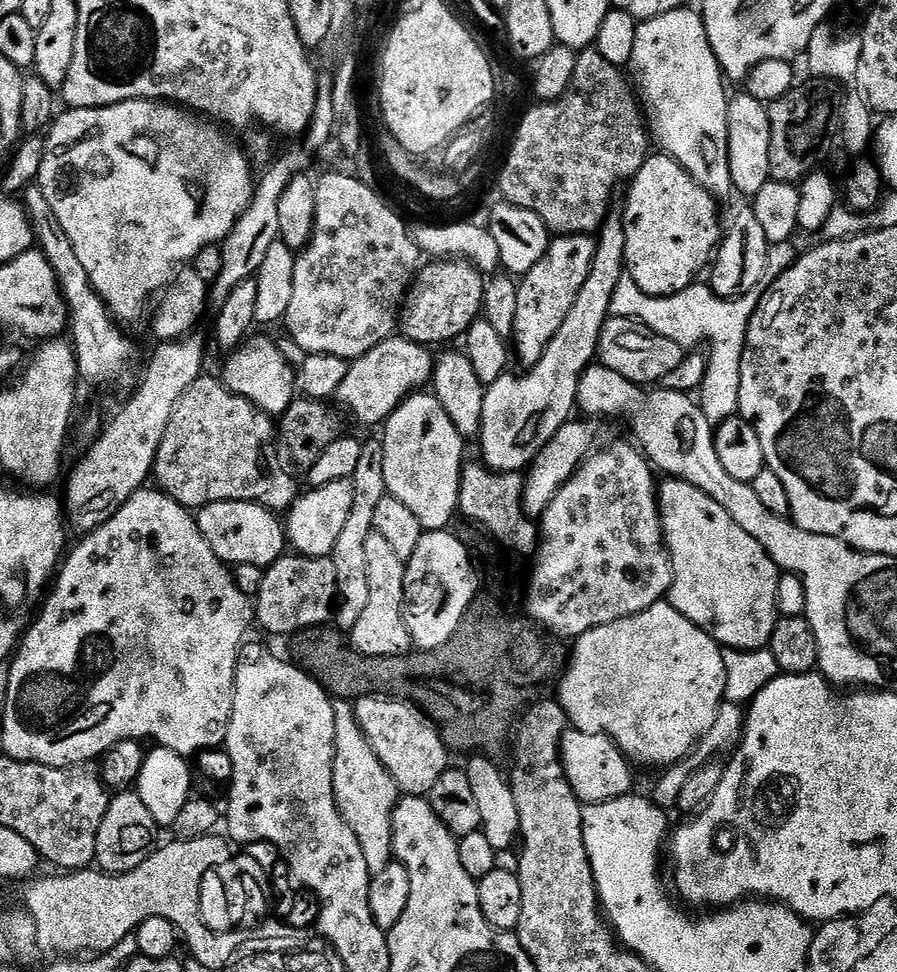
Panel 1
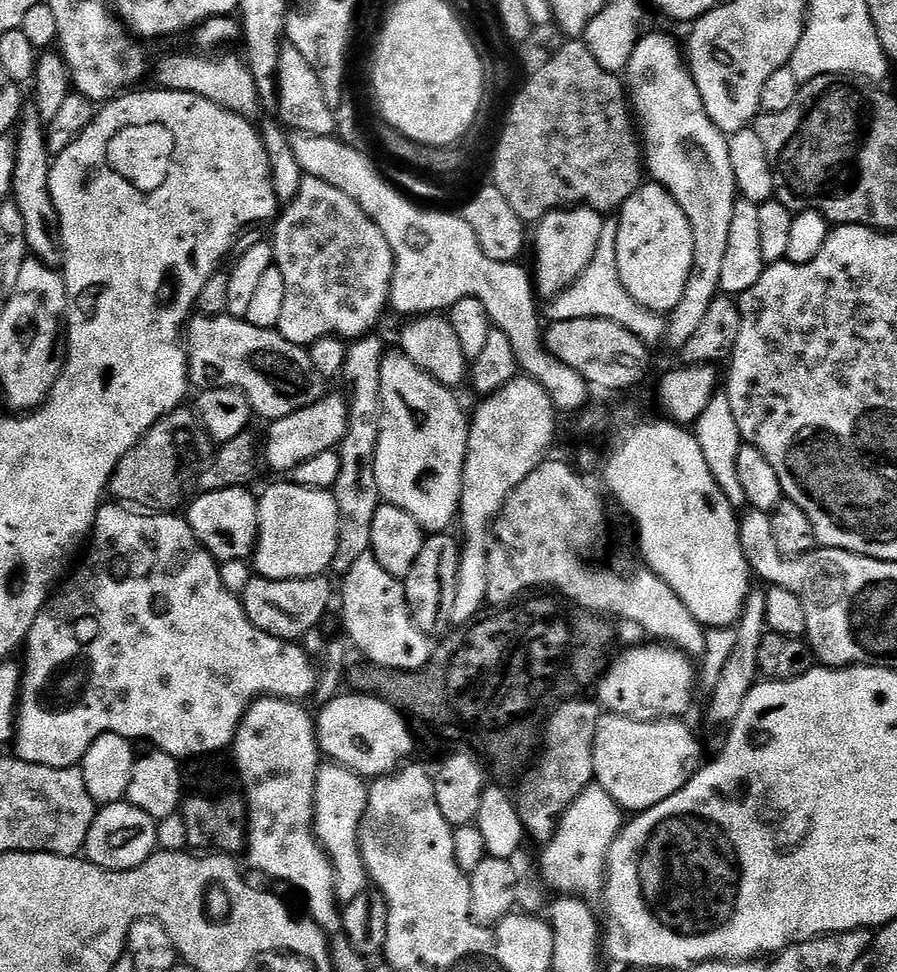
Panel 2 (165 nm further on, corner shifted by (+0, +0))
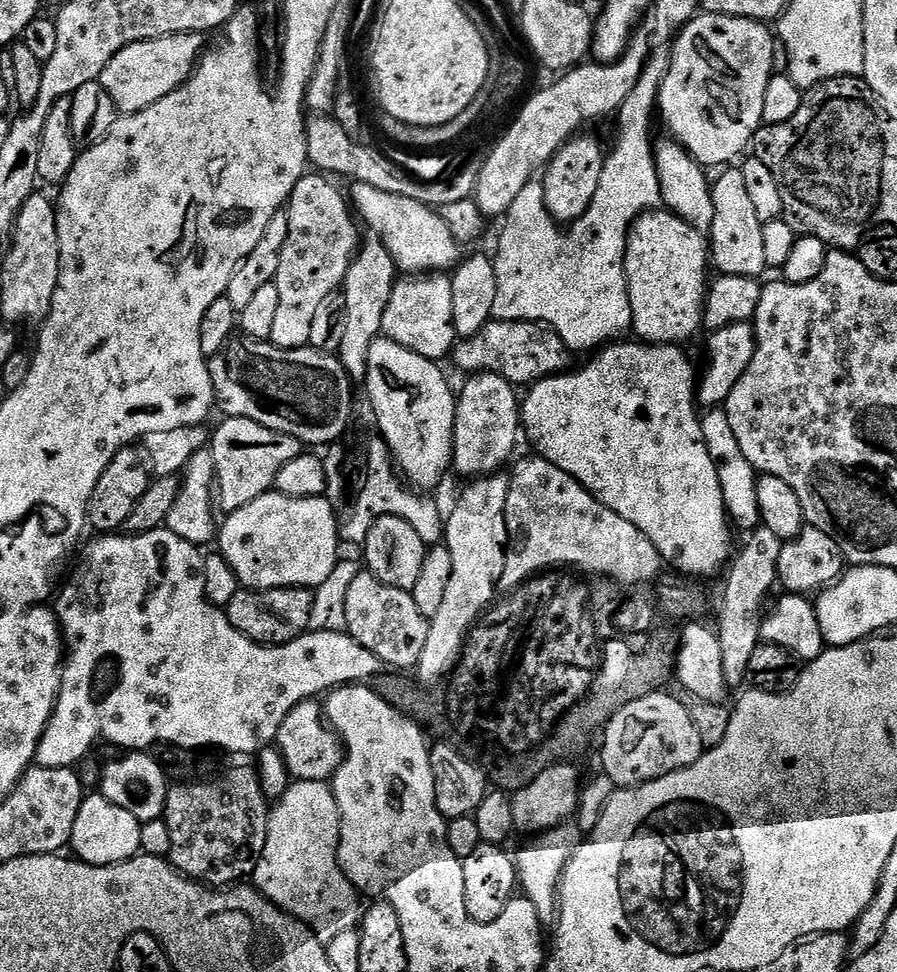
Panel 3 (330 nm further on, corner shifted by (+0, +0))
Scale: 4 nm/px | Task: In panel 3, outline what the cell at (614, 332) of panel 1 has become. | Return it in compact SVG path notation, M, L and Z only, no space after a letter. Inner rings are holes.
M491 319L478 334L465 336L454 349L456 364L464 374L493 372L509 380L513 386L531 386L547 376L558 376L569 371L570 353L568 347L558 338L552 328L534 324L531 320Z

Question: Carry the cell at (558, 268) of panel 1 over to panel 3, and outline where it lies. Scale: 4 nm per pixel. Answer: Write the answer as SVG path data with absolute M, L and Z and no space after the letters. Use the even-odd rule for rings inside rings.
M577 134L552 155L552 161L546 165L542 172L542 183L544 185L544 205L546 210L561 225L567 226L572 221L582 218L594 198L594 193L598 190L598 182L602 178L602 170L606 159L605 149L600 149L600 144L592 136Z

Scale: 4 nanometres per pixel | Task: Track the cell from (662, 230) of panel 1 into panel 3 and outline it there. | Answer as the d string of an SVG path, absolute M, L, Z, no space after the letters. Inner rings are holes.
M667 210L644 212L632 222L628 242L622 248L624 277L632 311L632 332L646 344L683 345L696 331L701 331L704 319L704 294L710 283L710 244L705 233L686 223L681 216Z

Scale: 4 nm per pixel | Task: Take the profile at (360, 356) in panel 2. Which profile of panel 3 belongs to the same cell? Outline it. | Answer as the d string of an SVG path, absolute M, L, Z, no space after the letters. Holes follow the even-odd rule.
M378 238L365 239L359 245L342 285L346 330L342 333L342 346L338 355L340 365L354 382L363 382L366 378L366 358L373 342L381 339L382 314L386 312L386 302L389 301L397 279L398 269L392 261L390 250L386 250L386 246Z

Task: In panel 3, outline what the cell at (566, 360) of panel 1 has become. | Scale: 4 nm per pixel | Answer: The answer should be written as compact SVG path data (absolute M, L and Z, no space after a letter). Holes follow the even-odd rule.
M504 474L473 479L469 483L472 485L461 494L460 501L453 506L452 513L447 513L442 540L450 550L454 574L450 574L450 586L446 586L446 598L442 598L438 614L430 618L426 647L422 649L422 658L414 669L421 685L436 686L441 683L443 676L453 675L454 669L459 665L460 653L464 651L464 642L470 629L481 619L485 609L497 599L496 592L498 593L500 588L508 553L508 482L509 477Z

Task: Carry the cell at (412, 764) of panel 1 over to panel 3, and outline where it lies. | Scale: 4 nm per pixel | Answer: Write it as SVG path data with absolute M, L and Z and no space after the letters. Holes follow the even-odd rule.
M319 699L298 702L298 706L286 714L286 722L282 722L274 744L282 754L292 780L331 781L346 759L346 749L330 727Z

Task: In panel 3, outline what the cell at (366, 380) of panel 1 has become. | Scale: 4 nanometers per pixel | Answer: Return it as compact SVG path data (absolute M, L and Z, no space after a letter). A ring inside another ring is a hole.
M230 416L221 419L216 432L210 436L212 471L214 473L214 496L221 513L236 512L242 506L254 502L254 498L273 491L276 475L286 462L294 462L302 454L298 438L270 430L250 418Z

